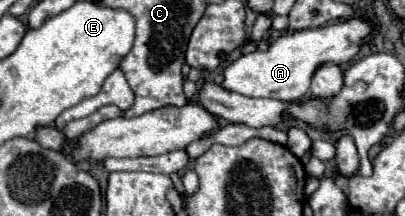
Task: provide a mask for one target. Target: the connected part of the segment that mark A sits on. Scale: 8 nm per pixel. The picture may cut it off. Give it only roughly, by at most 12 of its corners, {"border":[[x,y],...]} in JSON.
{"border":[[361,18],[279,36],[223,70],[223,88],[299,100],[317,64],[351,62]]}

